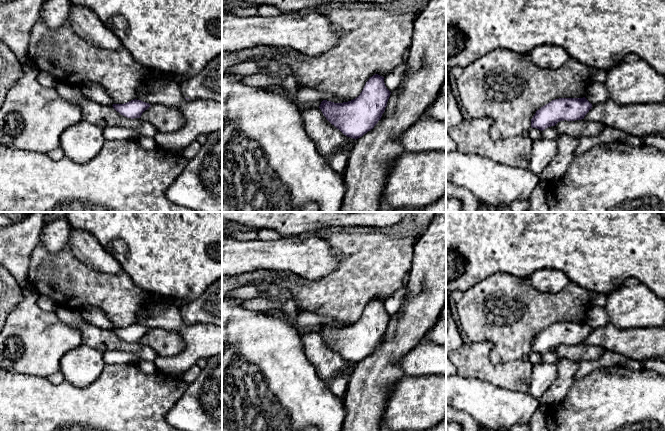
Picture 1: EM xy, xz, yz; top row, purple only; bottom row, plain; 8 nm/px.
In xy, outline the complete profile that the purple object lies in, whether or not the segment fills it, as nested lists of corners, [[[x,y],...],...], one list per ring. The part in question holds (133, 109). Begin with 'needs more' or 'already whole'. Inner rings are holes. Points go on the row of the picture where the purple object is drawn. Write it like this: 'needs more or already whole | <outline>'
already whole | [[[131,100],[124,104],[113,104],[113,108],[127,118],[140,118],[142,113],[151,105],[141,100]]]

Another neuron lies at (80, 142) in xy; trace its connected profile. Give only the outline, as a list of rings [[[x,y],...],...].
[[[82,120],[62,133],[60,147],[64,157],[83,164],[100,151],[105,141],[101,127]]]

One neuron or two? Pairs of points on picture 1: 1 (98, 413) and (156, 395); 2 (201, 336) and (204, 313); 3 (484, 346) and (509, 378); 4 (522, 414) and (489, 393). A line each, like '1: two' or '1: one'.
1: one
2: two
3: one
4: one

